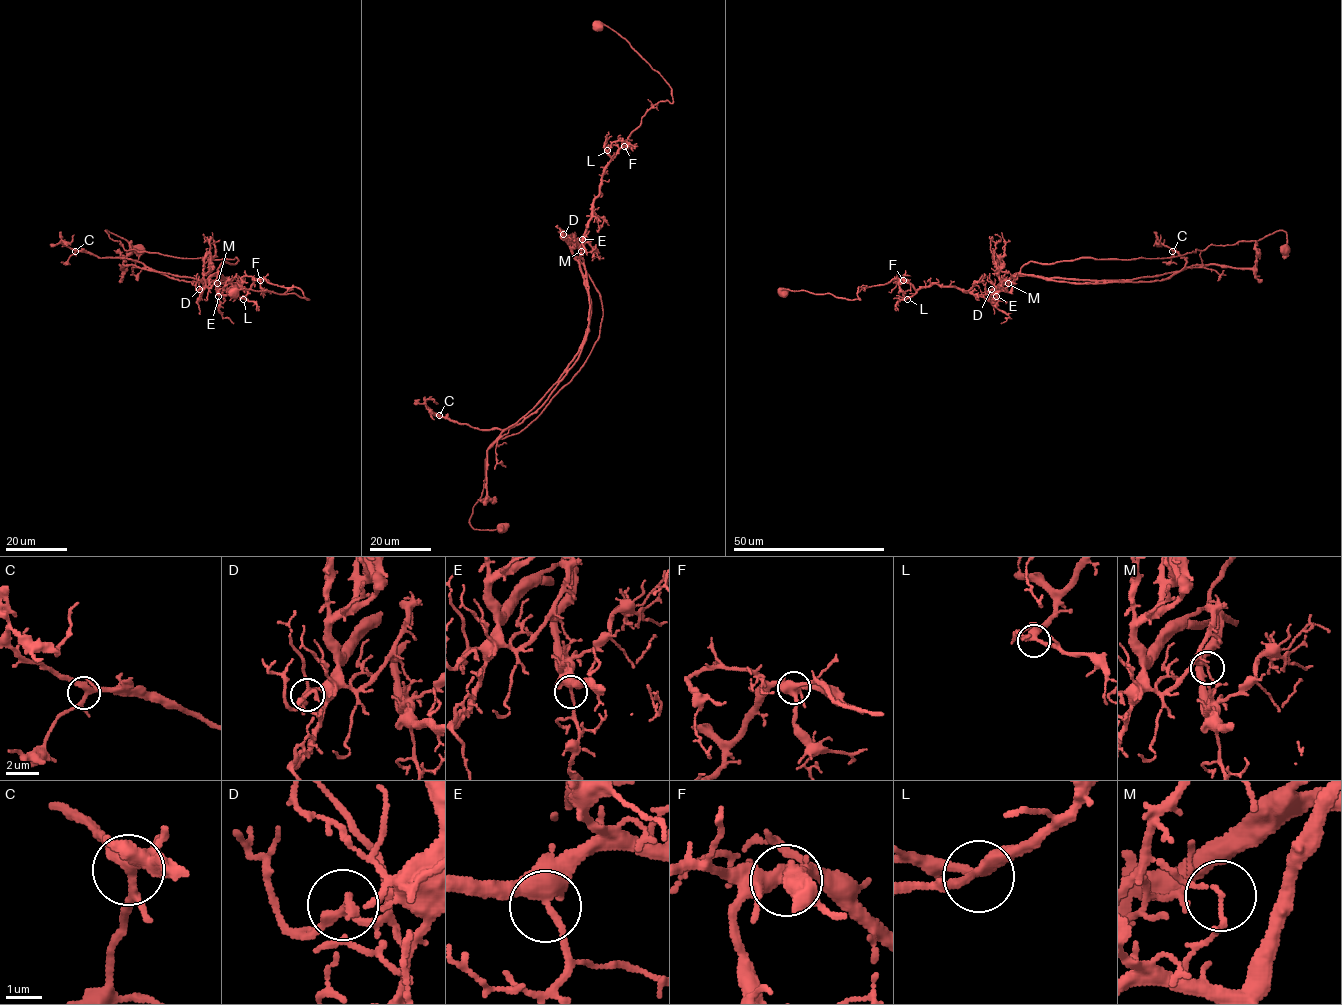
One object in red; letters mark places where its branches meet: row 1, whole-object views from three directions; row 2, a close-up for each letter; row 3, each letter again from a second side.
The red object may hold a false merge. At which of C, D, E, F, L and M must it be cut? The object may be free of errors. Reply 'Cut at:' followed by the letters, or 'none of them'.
Cut at: M

